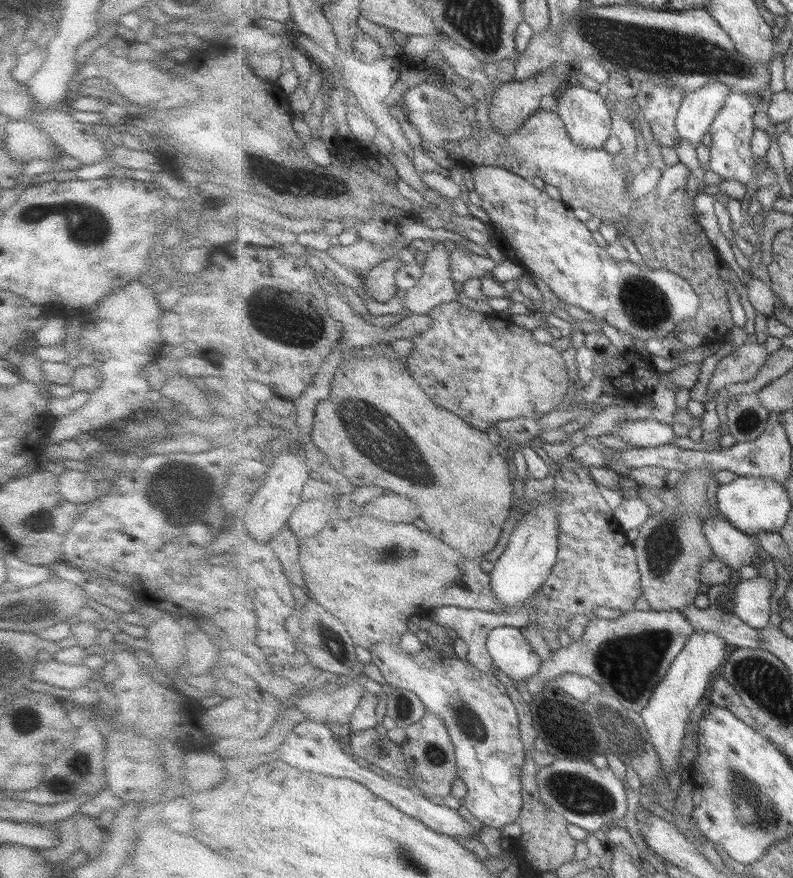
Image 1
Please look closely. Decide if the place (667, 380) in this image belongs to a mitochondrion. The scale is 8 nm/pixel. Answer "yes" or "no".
no

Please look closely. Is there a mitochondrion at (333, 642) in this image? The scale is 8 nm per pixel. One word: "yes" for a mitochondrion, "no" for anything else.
yes

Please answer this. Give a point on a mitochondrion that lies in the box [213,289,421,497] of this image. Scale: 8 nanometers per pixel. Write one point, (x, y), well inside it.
(269, 311)

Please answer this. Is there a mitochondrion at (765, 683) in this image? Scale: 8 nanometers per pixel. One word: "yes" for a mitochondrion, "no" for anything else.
yes

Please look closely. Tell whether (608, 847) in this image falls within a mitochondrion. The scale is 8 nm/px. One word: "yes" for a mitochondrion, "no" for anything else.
no

